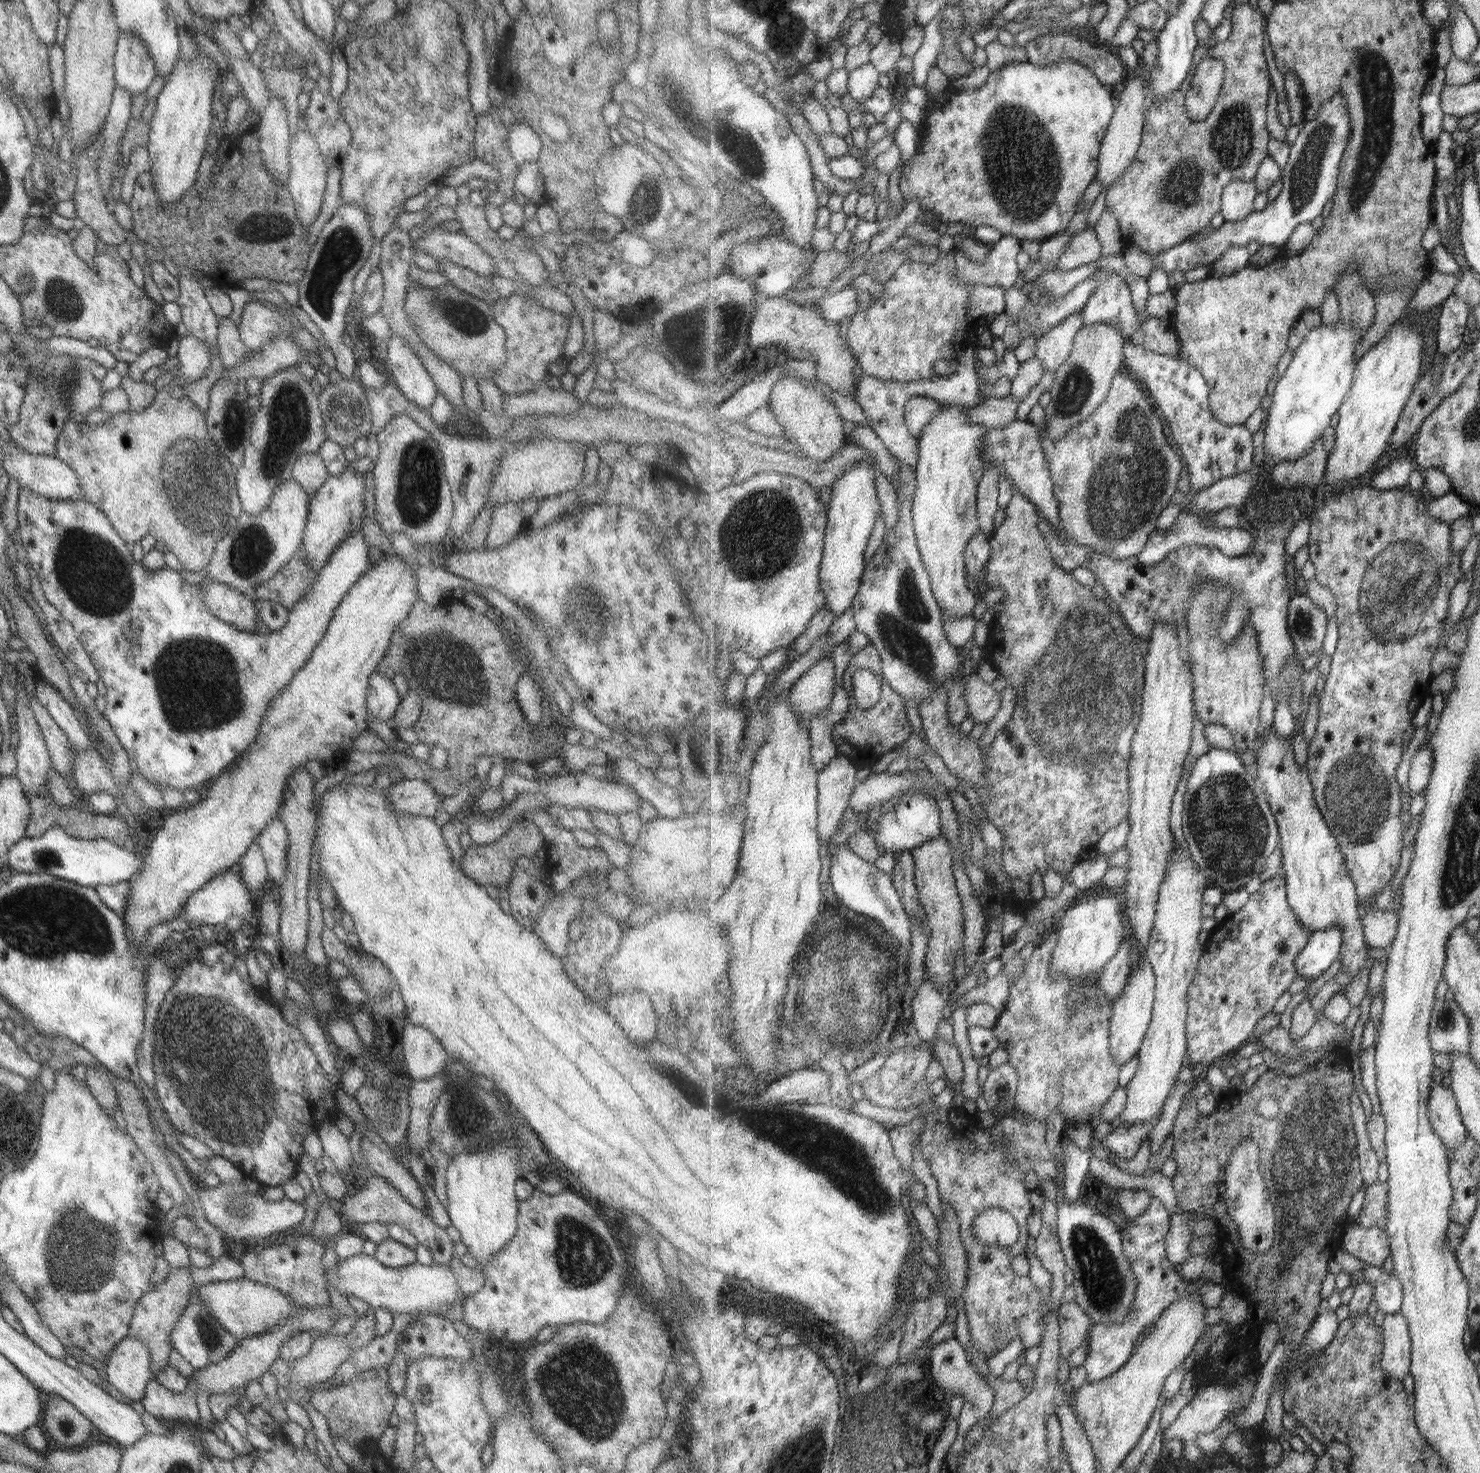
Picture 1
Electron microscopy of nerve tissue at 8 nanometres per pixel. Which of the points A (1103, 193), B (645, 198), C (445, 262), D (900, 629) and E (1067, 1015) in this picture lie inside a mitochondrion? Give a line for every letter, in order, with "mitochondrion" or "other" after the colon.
A: other
B: mitochondrion
C: other
D: mitochondrion
E: mitochondrion

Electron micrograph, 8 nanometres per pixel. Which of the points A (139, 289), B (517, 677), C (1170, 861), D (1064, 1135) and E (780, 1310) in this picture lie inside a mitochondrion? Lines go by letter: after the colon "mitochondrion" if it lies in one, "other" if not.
A: other
B: other
C: other
D: other
E: other

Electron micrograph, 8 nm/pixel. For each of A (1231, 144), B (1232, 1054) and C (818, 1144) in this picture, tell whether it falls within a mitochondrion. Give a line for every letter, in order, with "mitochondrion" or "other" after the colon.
A: mitochondrion
B: other
C: mitochondrion

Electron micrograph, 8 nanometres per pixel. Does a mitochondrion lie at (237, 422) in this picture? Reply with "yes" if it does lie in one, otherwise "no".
yes

